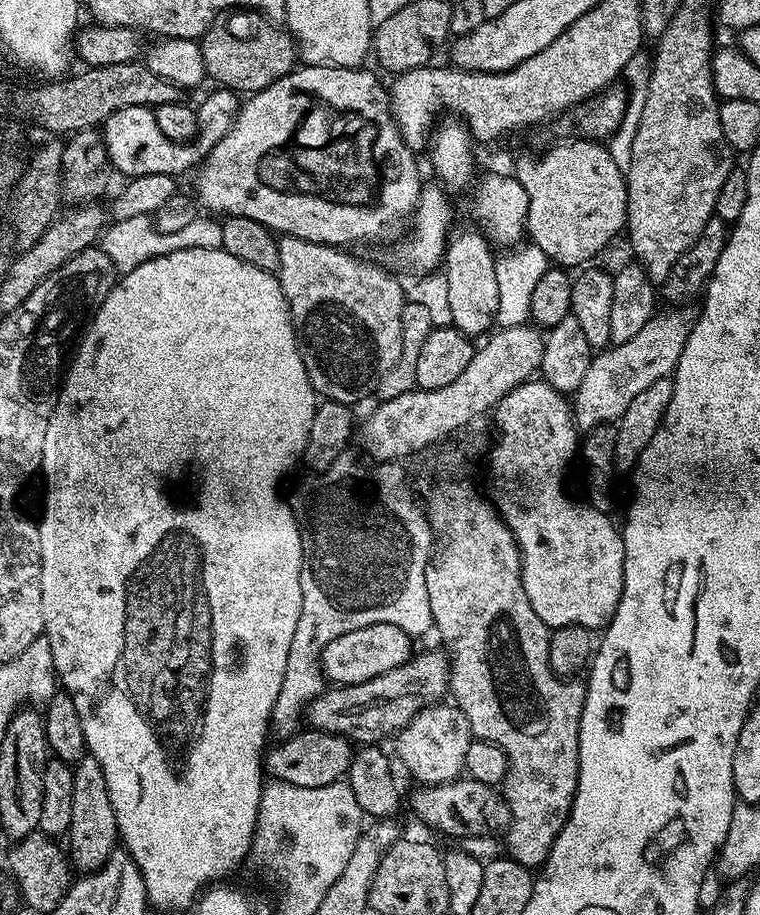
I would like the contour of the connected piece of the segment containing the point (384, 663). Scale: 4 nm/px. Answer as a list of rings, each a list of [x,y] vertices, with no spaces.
[[[367,624],[358,630],[338,634],[320,651],[320,670],[325,681],[333,685],[364,683],[411,659],[414,655],[413,637],[407,636],[393,624]]]

